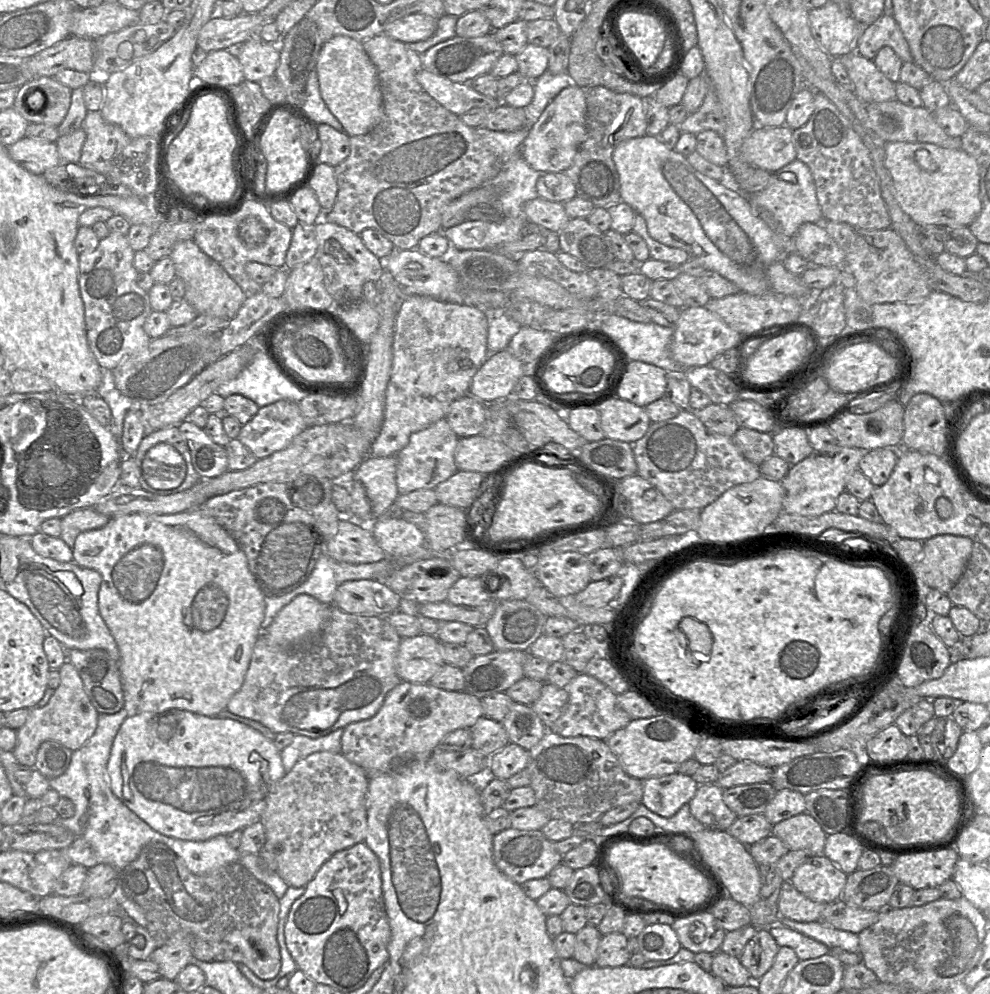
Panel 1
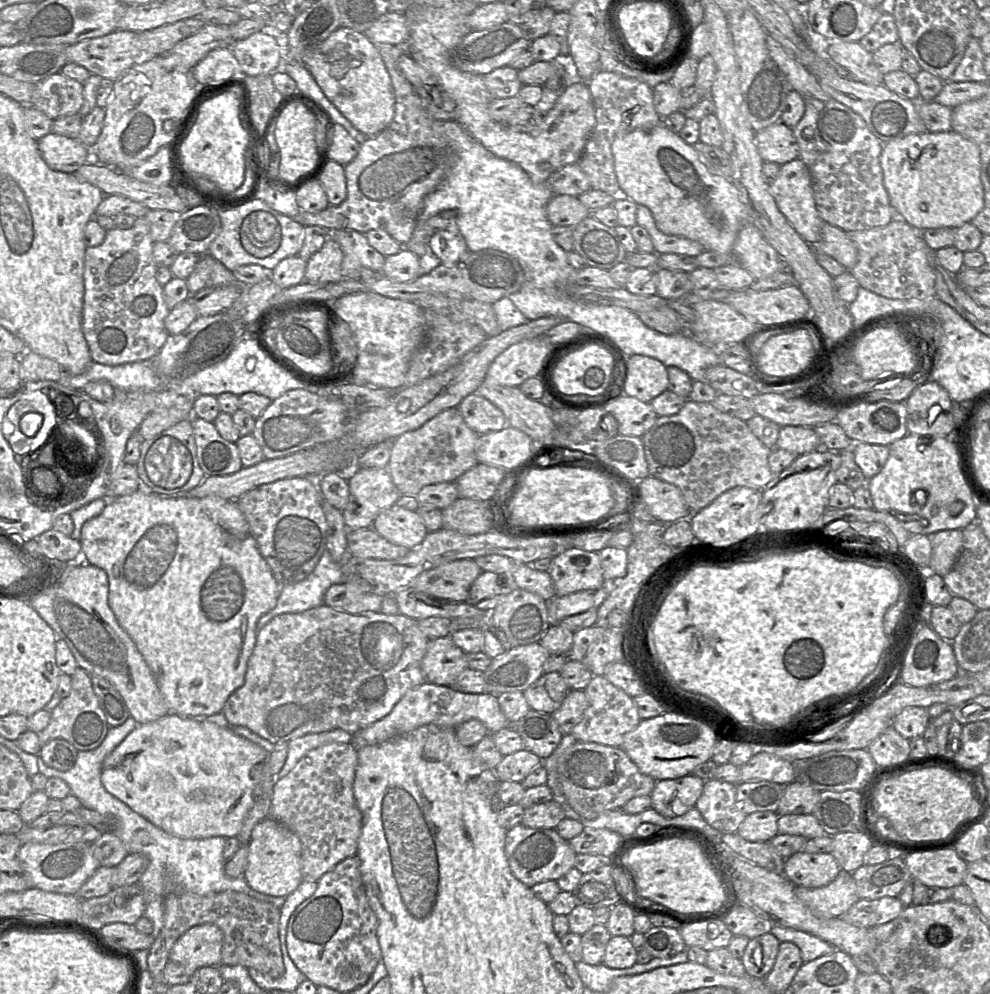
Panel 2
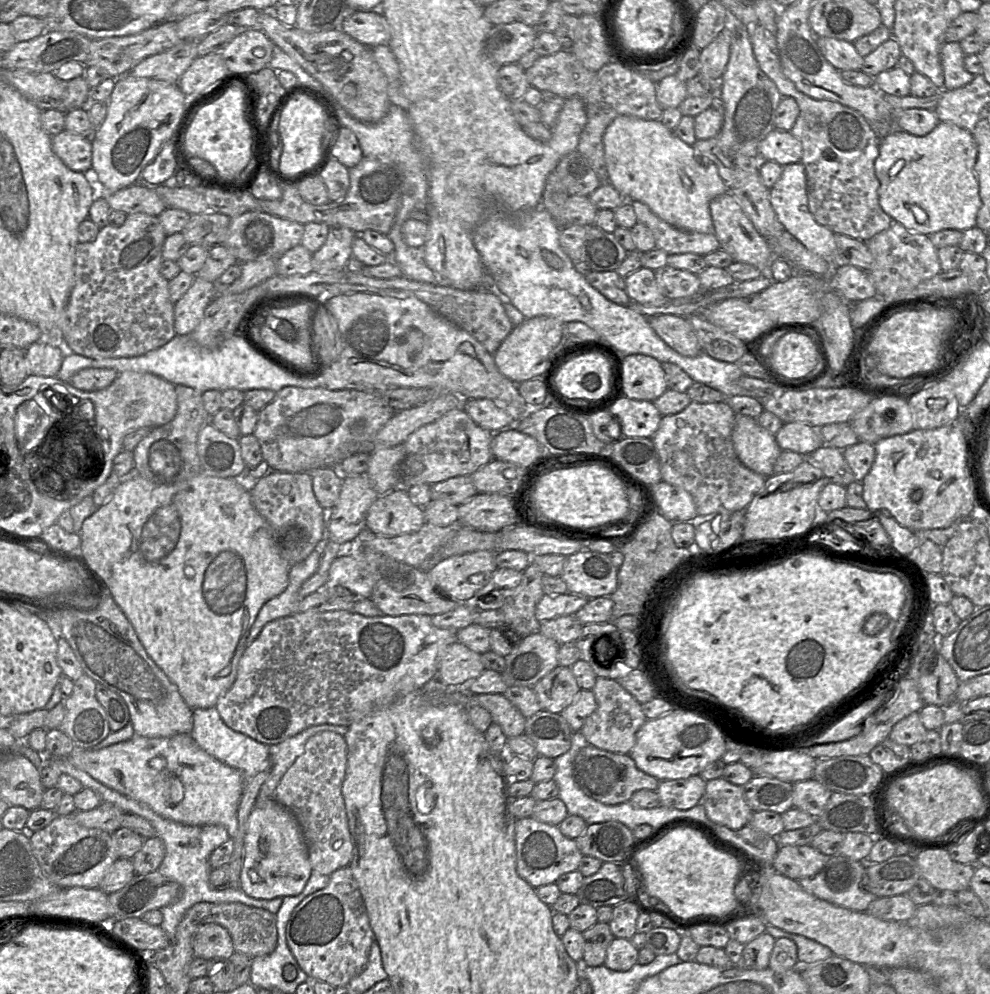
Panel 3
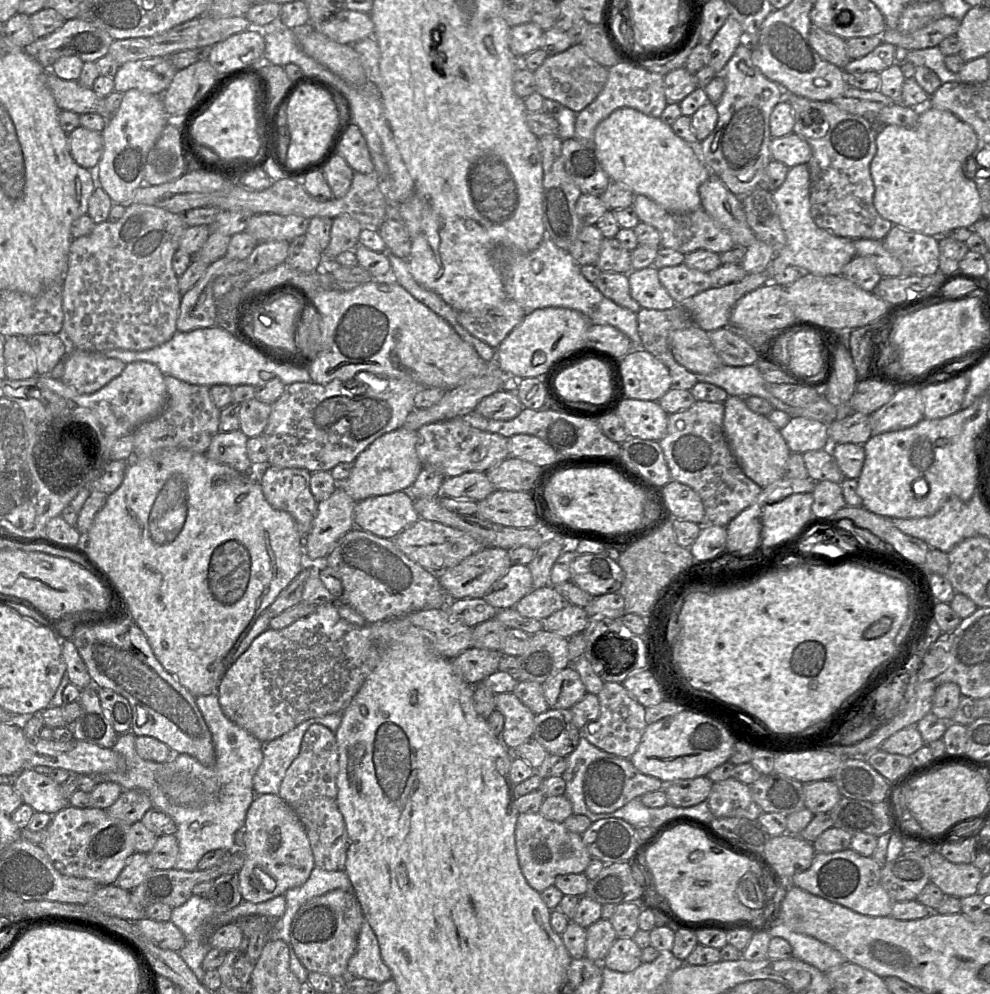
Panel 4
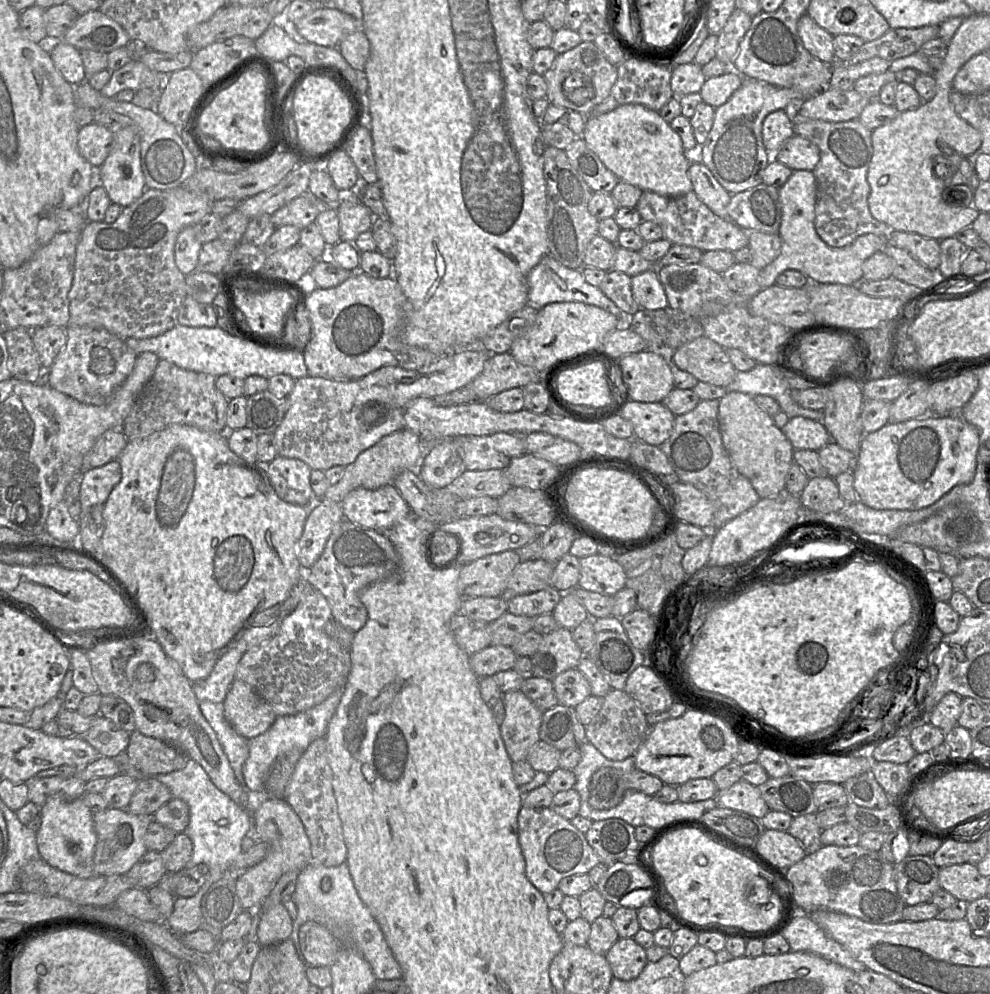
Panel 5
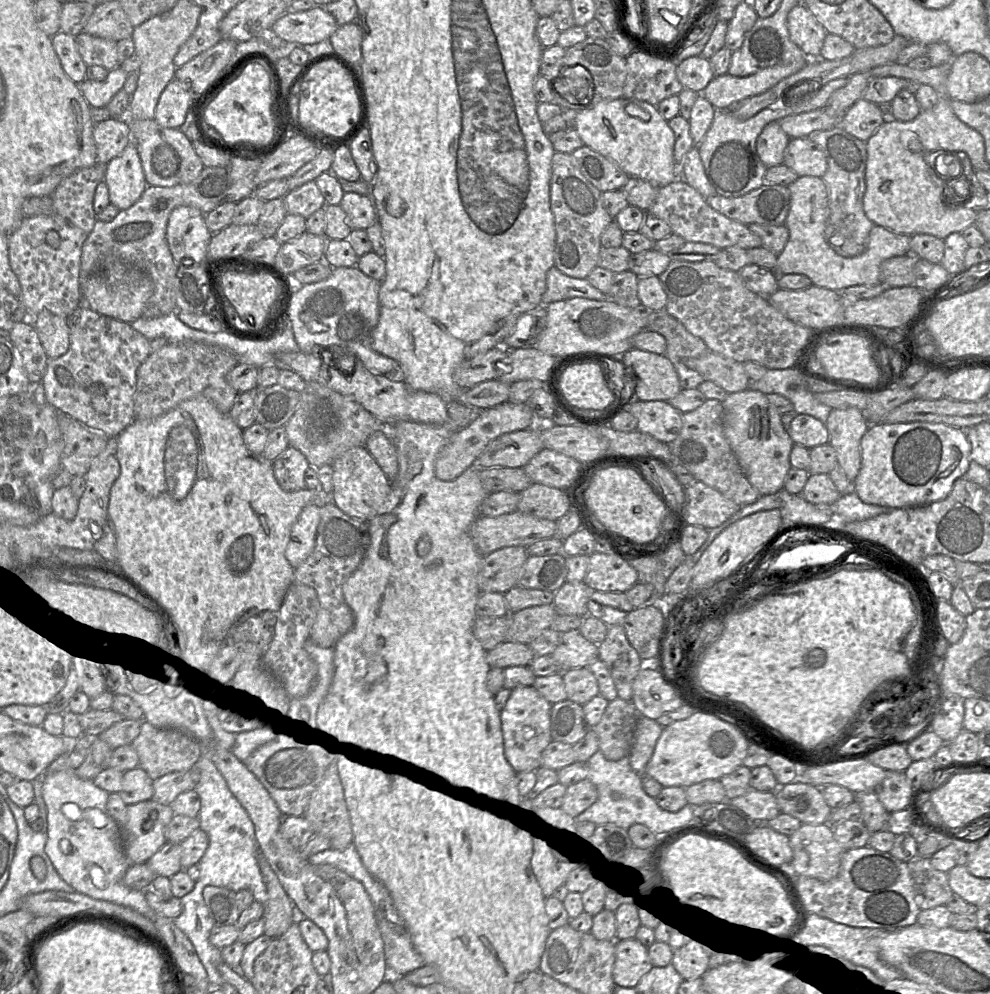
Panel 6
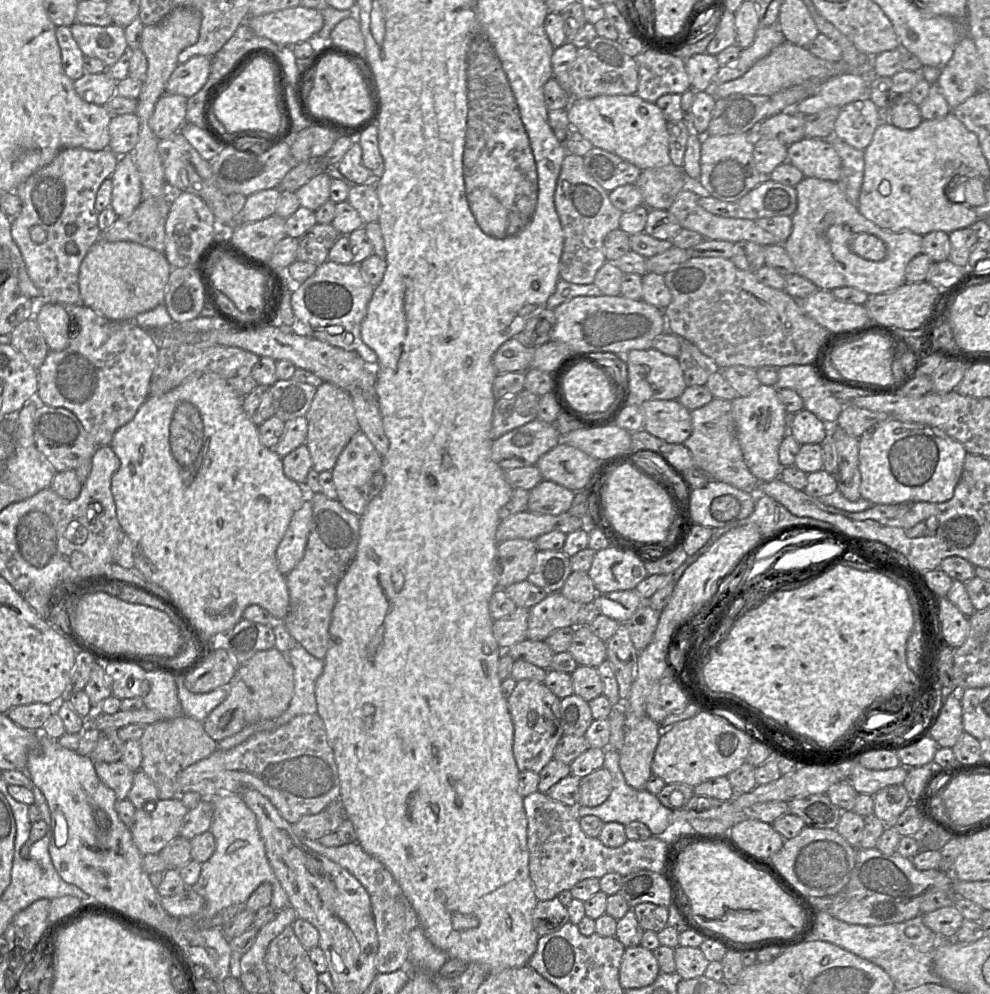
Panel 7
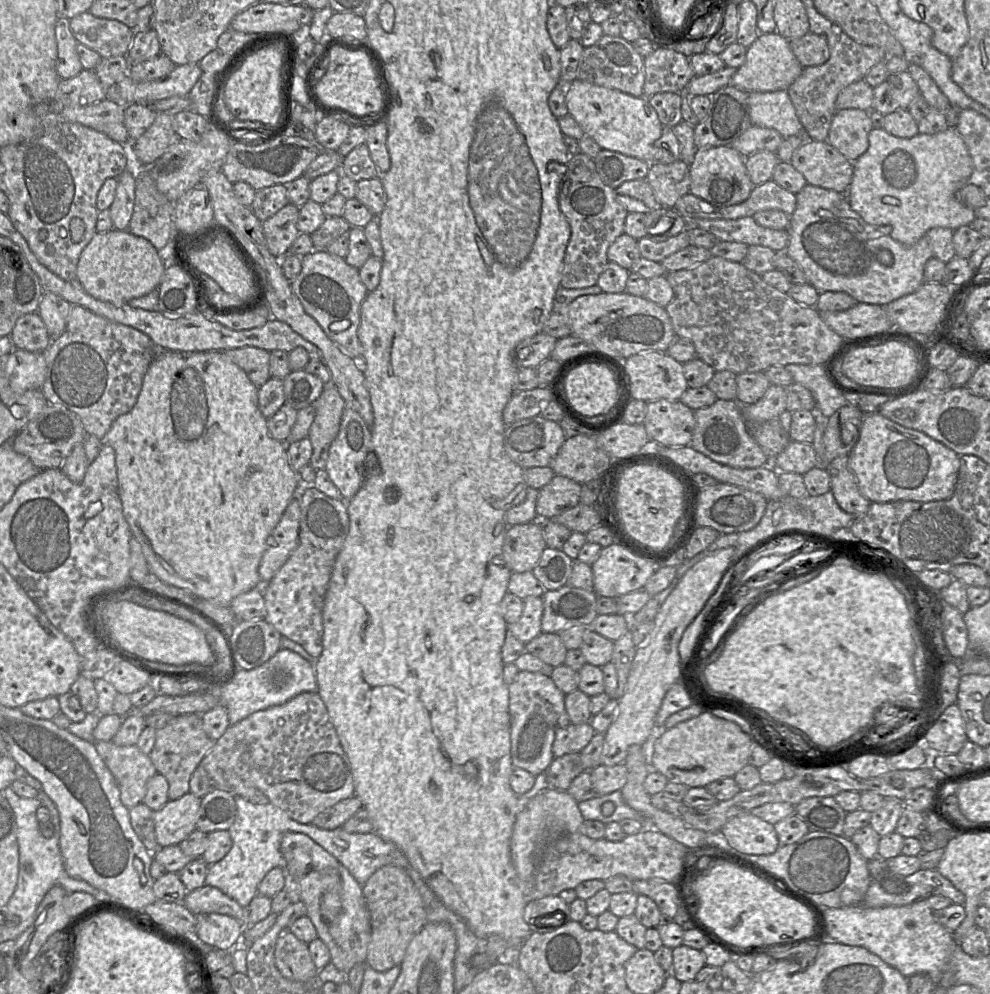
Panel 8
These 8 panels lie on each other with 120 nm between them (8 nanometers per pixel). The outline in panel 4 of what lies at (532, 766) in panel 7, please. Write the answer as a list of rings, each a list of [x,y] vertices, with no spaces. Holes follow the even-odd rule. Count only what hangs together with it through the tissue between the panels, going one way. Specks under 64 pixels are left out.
[[[512,692],[495,694],[495,710],[504,716],[500,736],[503,744],[513,750],[533,736],[535,714]]]

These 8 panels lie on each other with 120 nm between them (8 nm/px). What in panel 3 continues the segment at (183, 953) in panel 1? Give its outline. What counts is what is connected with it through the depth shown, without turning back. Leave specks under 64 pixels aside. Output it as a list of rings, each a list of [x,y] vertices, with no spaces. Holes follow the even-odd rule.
[[[205,924],[193,939],[193,953],[195,958],[228,960],[234,953],[231,936],[219,924]]]

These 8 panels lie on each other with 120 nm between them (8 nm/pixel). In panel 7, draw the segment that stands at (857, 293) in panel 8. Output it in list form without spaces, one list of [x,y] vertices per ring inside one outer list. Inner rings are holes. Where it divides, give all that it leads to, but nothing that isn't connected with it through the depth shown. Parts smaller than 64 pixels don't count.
[[[804,177],[795,186],[795,189],[797,209],[791,217],[791,234],[783,244],[793,262],[795,274],[810,280],[818,289],[831,291],[840,287],[853,287],[869,295],[885,293],[906,283],[906,266],[915,256],[922,253],[923,236],[911,231],[893,232],[874,224],[858,211],[857,206],[849,202],[838,182]],[[861,233],[874,235],[885,243],[887,254],[883,260],[873,262],[852,251],[851,242],[855,236]]]

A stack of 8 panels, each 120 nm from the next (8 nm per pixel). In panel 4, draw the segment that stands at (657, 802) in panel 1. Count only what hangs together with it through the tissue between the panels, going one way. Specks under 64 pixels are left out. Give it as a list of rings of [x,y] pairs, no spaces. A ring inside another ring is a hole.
[[[699,776],[664,783],[664,791],[668,804],[689,807],[705,801],[710,794],[712,785],[713,782],[707,776]]]

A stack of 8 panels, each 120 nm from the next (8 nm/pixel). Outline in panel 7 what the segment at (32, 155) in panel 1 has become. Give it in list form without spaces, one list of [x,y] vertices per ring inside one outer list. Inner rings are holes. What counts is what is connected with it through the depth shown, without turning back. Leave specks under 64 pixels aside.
[[[135,113],[112,116],[109,123],[108,149],[117,156],[131,152],[138,142],[139,128],[140,121]]]

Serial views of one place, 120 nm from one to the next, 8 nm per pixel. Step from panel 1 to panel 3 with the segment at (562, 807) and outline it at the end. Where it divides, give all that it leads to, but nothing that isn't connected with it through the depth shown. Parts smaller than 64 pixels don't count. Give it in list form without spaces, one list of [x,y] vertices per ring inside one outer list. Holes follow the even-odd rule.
[[[588,745],[574,760],[574,779],[582,791],[604,805],[617,805],[630,800],[641,789],[656,790],[659,780],[641,771],[629,754],[619,754]]]

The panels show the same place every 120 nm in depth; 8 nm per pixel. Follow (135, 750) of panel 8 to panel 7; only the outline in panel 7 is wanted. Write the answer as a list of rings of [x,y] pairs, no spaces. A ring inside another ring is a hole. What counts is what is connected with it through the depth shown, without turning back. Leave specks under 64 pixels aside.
[[[120,760],[110,763],[94,761],[94,766],[100,780],[115,792],[117,799],[127,799],[135,771]]]

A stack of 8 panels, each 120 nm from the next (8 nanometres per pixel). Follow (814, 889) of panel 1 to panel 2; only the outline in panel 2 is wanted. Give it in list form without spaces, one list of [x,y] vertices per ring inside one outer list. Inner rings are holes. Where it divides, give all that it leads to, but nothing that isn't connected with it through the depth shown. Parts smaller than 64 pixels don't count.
[[[799,851],[784,861],[784,876],[794,885],[820,888],[836,879],[841,871],[831,853]]]

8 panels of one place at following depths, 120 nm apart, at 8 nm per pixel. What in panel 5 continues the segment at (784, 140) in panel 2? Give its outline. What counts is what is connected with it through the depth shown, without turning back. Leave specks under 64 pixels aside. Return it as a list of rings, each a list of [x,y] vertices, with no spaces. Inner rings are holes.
[[[794,134],[781,145],[772,158],[792,171],[813,171],[820,161],[820,151],[808,139]]]

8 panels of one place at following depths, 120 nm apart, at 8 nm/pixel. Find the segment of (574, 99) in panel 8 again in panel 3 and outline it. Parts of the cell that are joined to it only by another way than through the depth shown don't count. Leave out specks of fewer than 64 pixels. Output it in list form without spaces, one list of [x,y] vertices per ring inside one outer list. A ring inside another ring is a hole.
[[[631,115],[617,116],[603,134],[608,183],[627,201],[646,204],[660,219],[675,228],[710,234],[714,225],[710,202],[729,193],[716,166],[701,164],[694,148],[683,142],[660,120],[643,120]]]

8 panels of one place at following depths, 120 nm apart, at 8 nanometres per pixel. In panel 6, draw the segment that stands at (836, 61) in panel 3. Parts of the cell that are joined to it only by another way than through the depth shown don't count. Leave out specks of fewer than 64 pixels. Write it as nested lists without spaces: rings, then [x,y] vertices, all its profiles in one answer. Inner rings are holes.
[[[803,3],[797,4],[788,13],[787,28],[794,44],[810,59],[820,59],[827,32]]]

